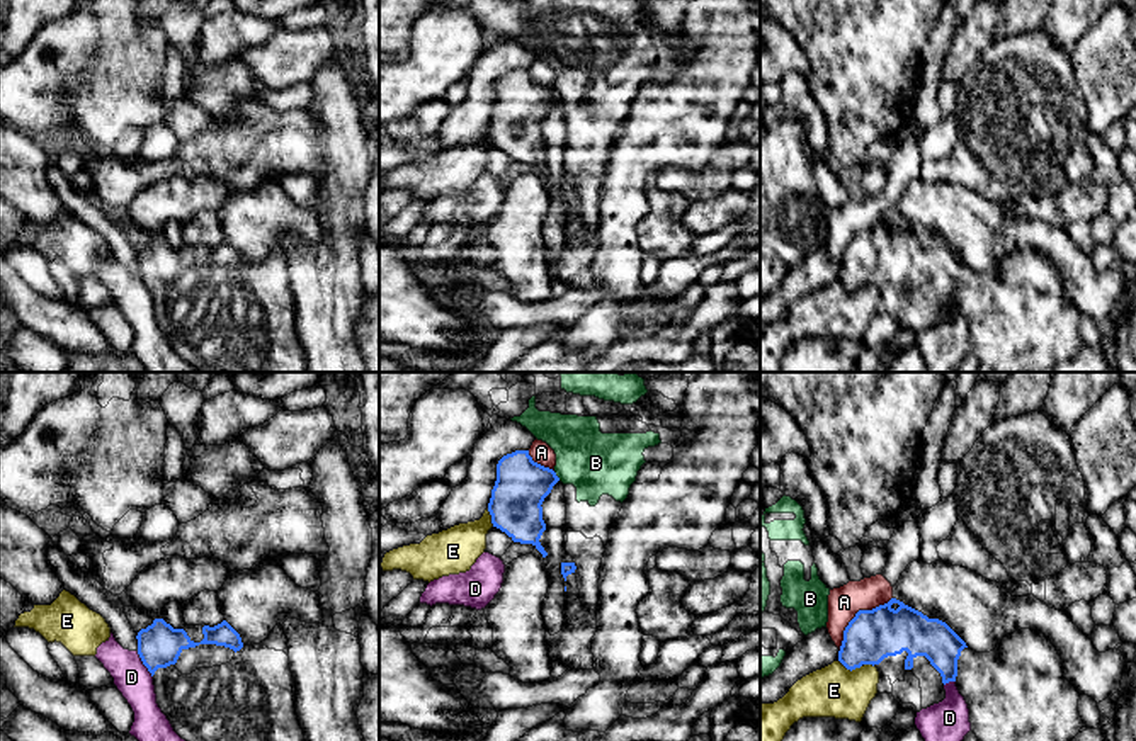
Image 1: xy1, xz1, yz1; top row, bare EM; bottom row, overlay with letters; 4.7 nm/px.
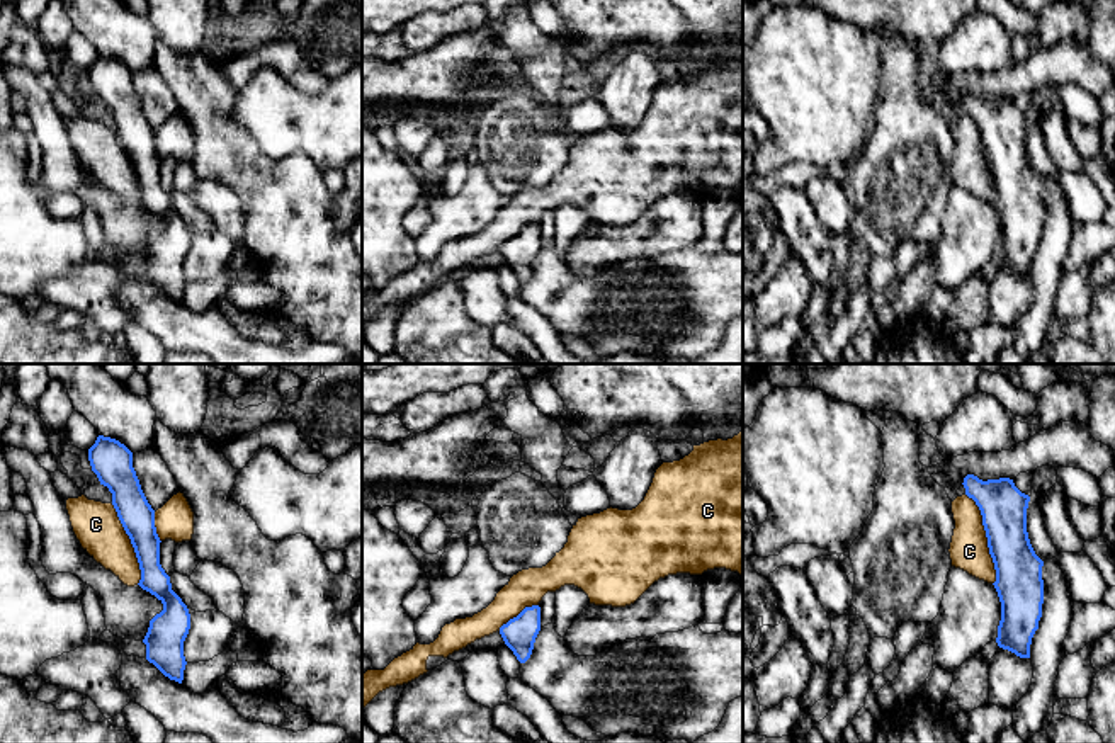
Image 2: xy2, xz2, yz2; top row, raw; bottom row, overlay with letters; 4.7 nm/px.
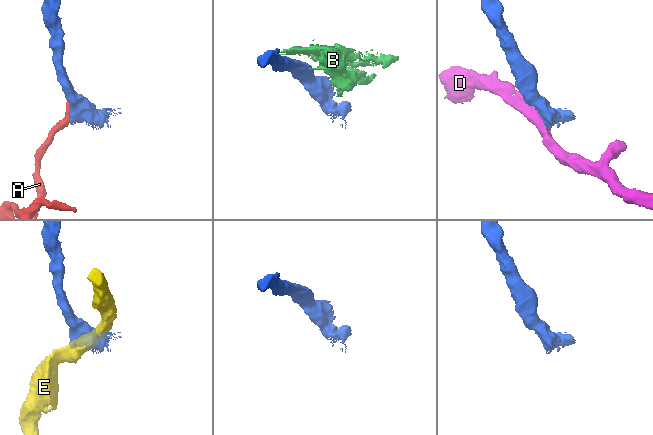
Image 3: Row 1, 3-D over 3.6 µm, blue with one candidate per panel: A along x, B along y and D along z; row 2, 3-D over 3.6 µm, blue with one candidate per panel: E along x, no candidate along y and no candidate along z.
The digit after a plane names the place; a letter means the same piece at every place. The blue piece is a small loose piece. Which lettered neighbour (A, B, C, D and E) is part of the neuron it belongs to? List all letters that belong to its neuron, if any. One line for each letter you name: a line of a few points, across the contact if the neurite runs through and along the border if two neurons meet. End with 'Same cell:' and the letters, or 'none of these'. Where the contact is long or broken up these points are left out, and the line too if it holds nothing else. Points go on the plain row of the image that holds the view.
Same cell: none of these

